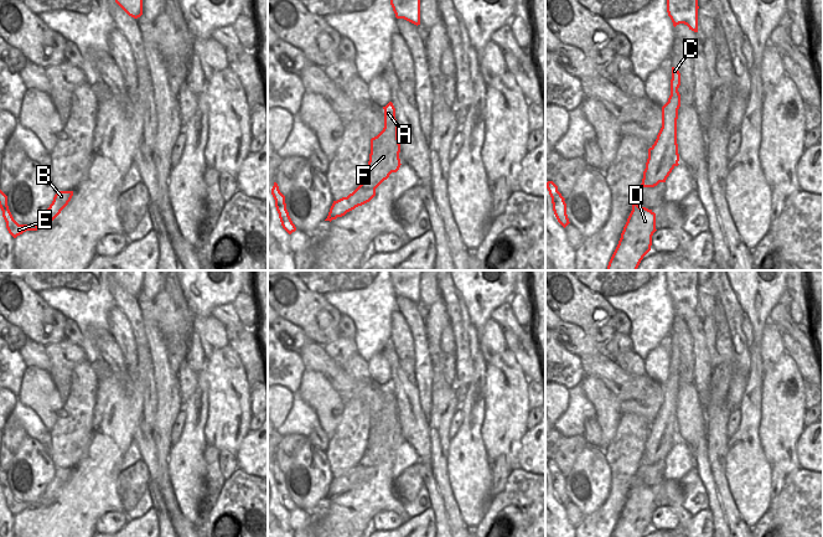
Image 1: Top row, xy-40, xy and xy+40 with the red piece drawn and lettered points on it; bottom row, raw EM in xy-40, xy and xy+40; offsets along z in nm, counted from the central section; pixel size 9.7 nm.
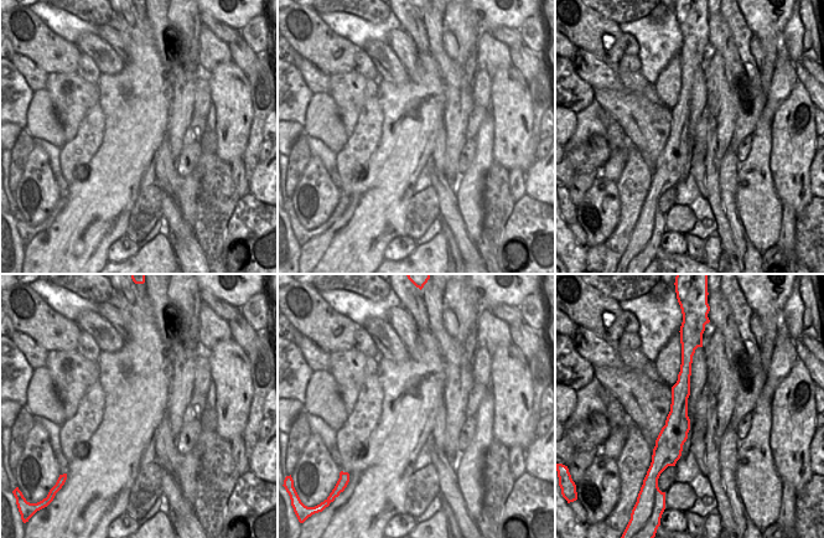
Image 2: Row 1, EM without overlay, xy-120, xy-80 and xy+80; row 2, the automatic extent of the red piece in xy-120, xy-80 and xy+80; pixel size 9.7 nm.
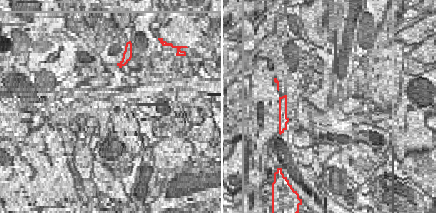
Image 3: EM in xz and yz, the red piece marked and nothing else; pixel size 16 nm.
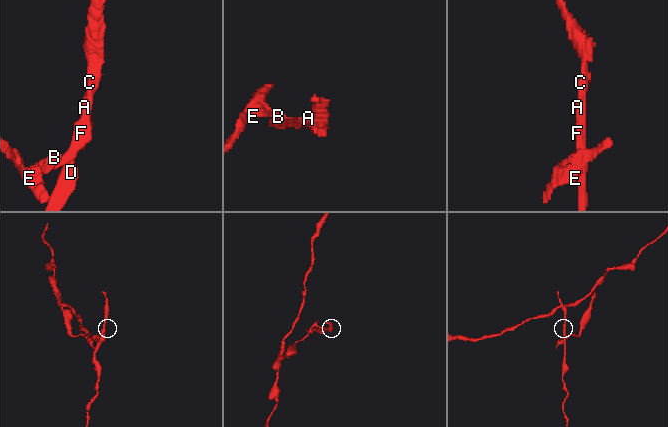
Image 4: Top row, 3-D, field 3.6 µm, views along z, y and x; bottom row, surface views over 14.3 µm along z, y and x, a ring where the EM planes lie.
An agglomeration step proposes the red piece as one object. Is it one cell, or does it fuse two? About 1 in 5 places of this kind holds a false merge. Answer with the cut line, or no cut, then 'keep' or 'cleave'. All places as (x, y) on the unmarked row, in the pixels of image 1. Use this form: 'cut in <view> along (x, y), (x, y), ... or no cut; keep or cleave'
cut in xy along (345, 475), (355, 485); cleave

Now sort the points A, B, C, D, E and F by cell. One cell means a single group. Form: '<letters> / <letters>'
A C D F / B E

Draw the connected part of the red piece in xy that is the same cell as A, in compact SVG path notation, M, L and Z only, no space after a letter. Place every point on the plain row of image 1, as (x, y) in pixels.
M389 379L384 387L384 406L374 415L371 417L371 432L368 439L368 446L361 463L350 471L346 476L350 479L351 485L358 485L369 480L376 474L376 466L389 455L392 450L397 450L400 445L400 422L398 417L398 399L395 397L395 386Z

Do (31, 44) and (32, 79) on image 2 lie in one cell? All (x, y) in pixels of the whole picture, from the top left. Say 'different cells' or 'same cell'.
different cells

